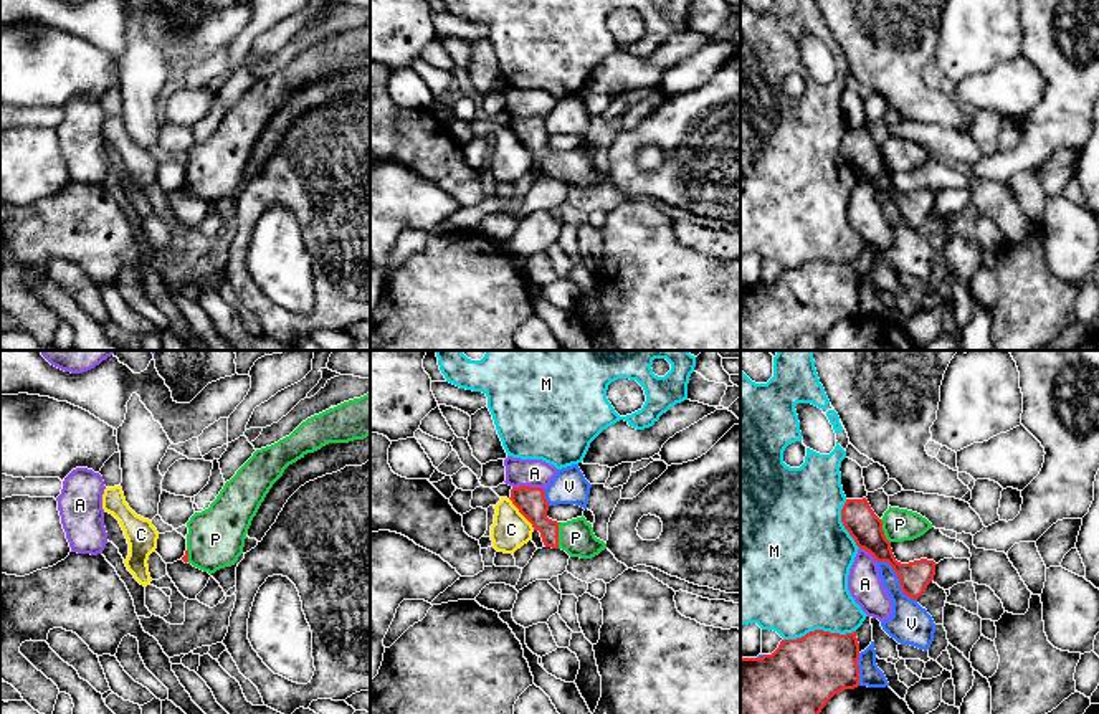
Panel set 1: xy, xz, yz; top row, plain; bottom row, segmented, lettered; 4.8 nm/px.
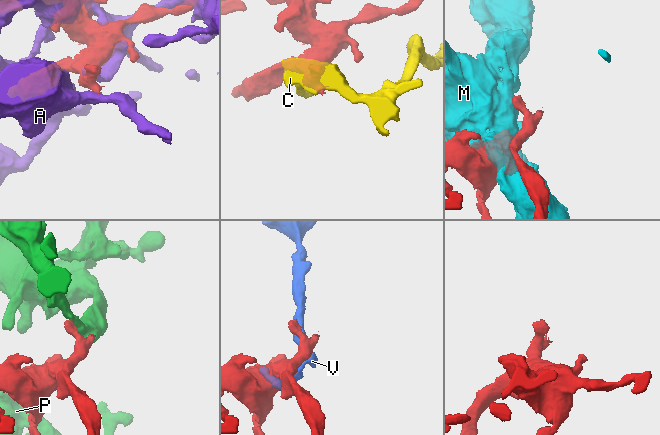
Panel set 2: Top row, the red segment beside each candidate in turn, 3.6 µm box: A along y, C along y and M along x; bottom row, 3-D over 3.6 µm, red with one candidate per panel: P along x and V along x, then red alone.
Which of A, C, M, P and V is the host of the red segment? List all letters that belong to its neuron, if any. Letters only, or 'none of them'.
P

